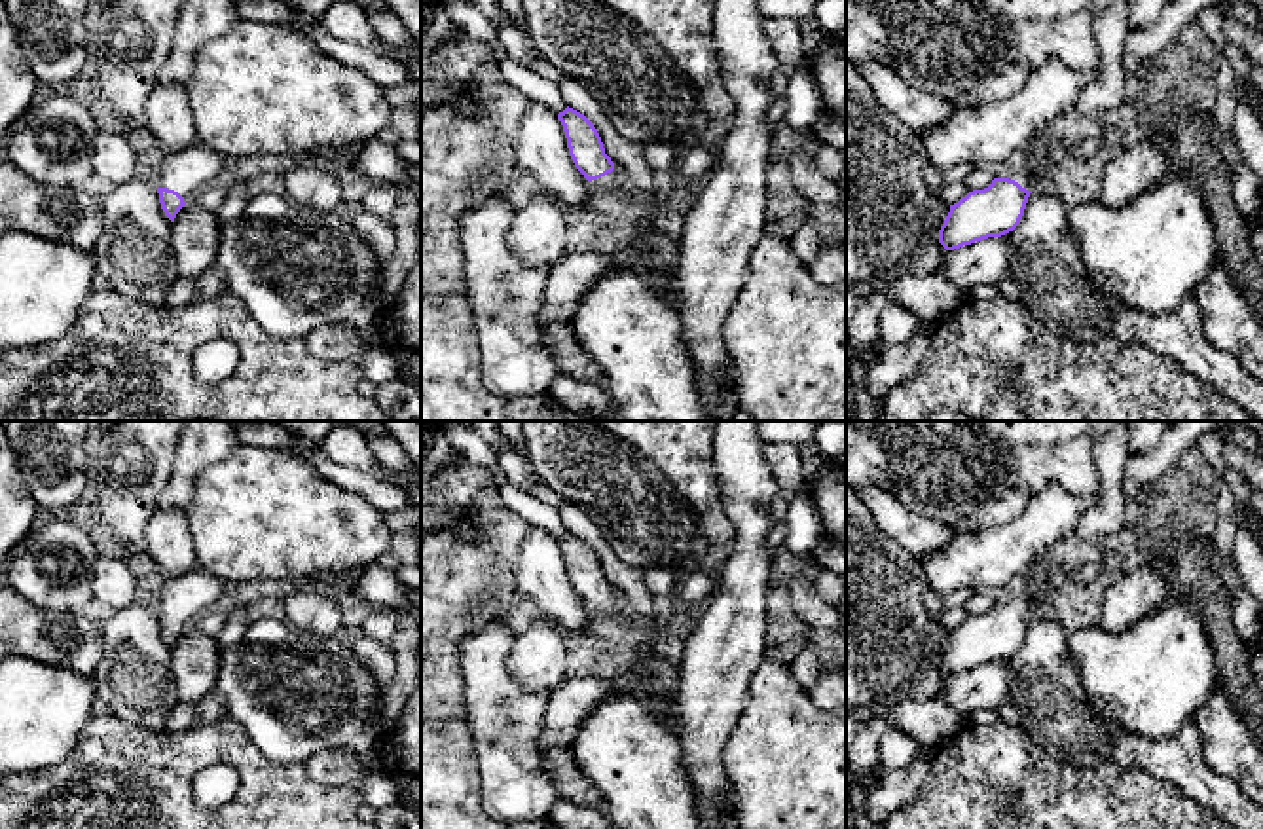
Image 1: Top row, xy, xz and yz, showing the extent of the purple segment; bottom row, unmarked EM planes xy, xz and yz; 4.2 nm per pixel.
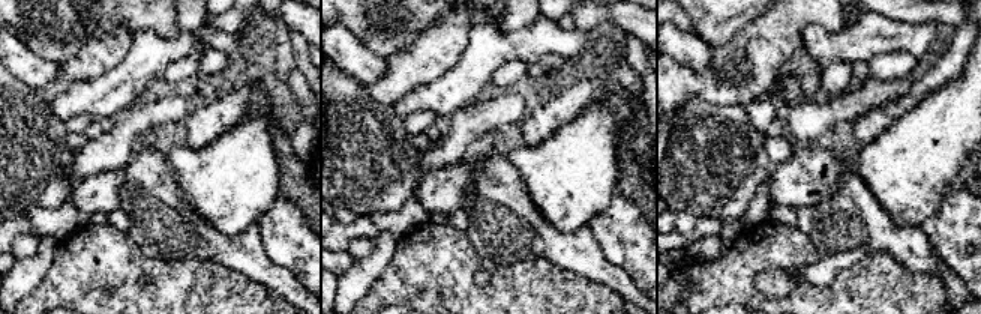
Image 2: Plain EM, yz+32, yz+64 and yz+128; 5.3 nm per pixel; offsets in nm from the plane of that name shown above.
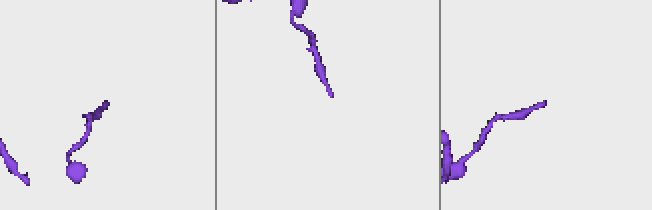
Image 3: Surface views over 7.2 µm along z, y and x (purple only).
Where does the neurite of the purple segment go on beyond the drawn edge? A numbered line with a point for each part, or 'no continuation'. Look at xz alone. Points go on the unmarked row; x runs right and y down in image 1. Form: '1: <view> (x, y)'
1: xz (613, 607)

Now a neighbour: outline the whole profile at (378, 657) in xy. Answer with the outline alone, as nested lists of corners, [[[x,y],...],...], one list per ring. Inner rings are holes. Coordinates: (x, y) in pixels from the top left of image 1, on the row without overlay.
[[[355,637],[351,641],[351,649],[360,664],[374,675],[379,683],[379,696],[374,715],[370,717],[370,725],[377,730],[383,728],[383,700],[385,691],[394,675],[394,653],[389,643],[370,639],[370,637]]]

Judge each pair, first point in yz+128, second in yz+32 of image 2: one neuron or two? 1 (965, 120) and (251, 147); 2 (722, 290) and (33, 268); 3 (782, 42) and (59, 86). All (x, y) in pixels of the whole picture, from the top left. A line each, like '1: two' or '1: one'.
1: one
2: two
3: one

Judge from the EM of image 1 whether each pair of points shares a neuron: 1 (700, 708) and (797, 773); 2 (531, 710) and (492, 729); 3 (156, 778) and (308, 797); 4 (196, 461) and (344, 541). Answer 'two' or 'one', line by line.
1: two
2: one
3: one
4: two

